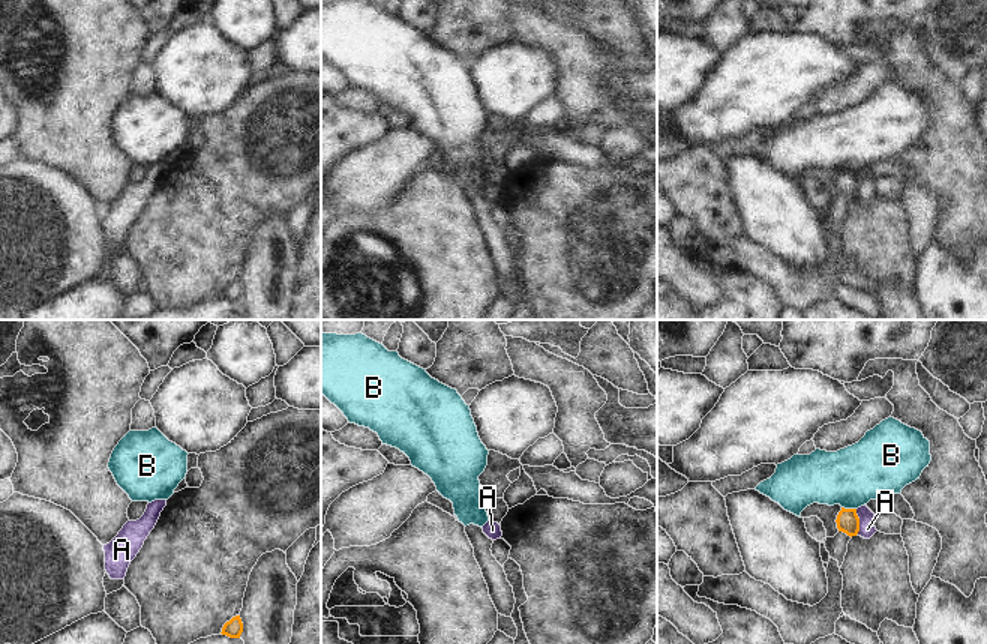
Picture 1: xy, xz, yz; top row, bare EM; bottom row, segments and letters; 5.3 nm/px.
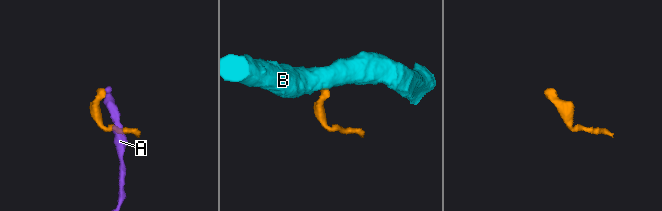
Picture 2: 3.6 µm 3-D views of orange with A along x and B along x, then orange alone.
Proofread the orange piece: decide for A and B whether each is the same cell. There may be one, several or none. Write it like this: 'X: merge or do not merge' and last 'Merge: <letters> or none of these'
A: do not merge
B: do not merge
Merge: none of these

